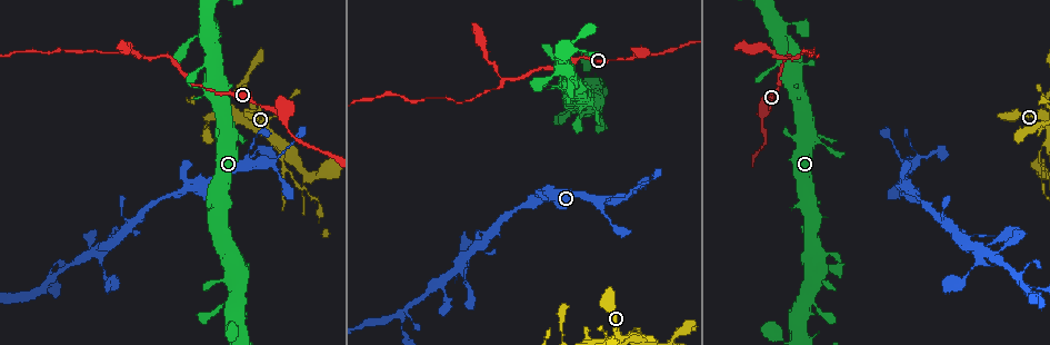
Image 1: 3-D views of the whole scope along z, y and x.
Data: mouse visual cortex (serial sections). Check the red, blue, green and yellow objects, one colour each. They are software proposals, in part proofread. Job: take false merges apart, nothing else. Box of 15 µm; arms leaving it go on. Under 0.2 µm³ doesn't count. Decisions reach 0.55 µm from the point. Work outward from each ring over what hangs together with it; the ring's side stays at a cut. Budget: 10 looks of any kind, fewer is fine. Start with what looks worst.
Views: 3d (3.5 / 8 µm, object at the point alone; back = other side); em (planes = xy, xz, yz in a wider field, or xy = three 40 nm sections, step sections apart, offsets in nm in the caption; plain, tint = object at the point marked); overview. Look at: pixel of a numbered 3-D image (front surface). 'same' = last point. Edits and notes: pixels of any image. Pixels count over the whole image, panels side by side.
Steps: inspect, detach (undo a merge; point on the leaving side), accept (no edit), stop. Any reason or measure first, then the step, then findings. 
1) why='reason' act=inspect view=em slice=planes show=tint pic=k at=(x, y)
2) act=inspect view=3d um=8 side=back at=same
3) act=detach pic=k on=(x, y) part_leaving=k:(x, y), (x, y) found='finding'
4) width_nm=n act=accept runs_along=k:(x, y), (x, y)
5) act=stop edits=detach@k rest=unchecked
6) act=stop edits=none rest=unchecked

why='sharp bend' act=inspect view=3d um=3.5 pic=1 at=(102, 248)

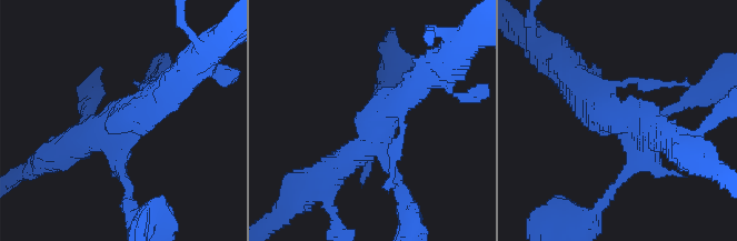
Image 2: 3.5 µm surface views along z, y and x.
act=inspect view=em slice=xy step=3 show=tint pic=2 at=(639, 120)

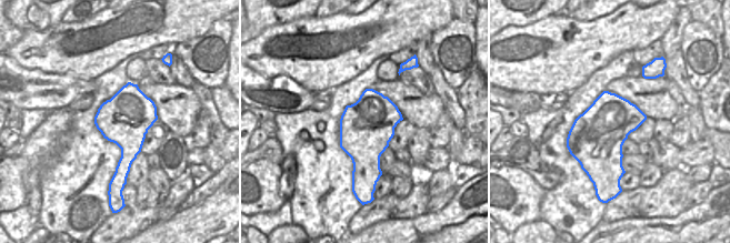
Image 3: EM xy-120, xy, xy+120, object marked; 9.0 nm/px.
act=accept runs_along=2:(410, 90), (315, 184) found='continuous, no second cell'

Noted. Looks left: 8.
why='two arms in line, one across' act=inspect view=3d um=8 pic=1 at=(276, 147)

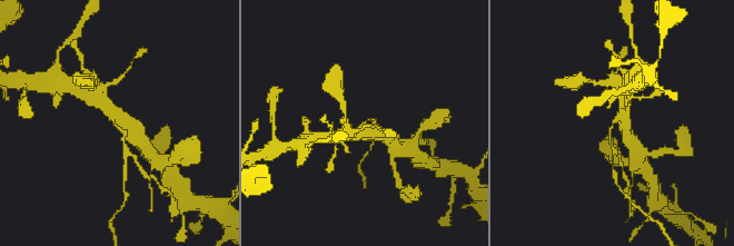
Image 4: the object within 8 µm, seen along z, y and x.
arms=3 arm_widths_nm=150,350,400 why='need the tissue' act=inspect view=em slice=xy step=3 show=tint pic=4 at=(114, 126)

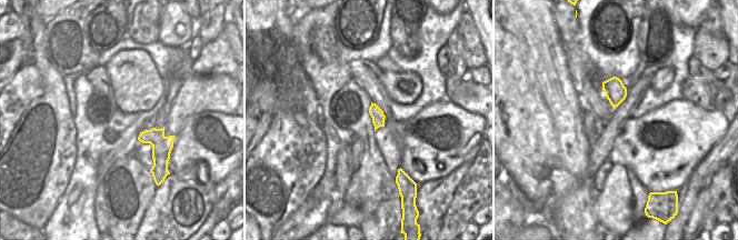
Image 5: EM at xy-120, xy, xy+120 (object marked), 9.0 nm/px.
width_nm=120 act=detach pic=4 on=(126, 150) part_leaving=4:(113, 120), (135, 159) found='a second cell is stuck on'

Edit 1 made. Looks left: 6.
why='a fork' act=inspect view=3d um=3.5 pic=1 at=(150, 58)

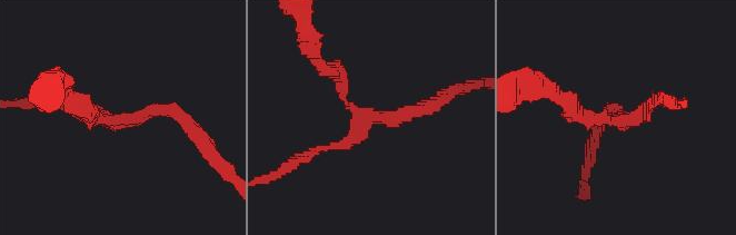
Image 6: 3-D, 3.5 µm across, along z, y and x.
act=inspect view=em slice=xy step=1 show=tint pic=6 at=(116, 120)

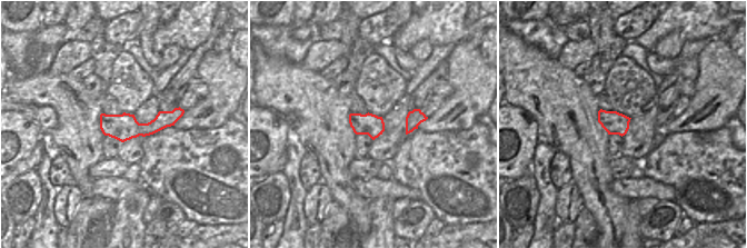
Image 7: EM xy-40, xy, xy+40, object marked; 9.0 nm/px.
act=inspect view=em slice=xy step=5 show=tint at=same

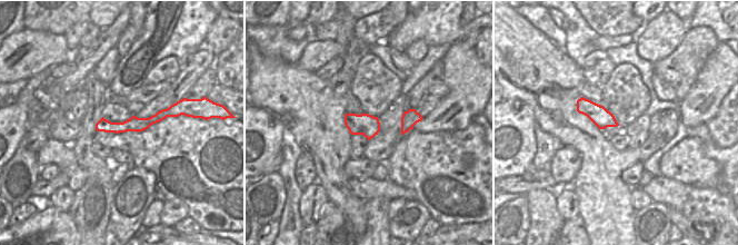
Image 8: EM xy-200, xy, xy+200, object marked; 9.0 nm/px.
arm_widths_nm=150,150,200 act=accept runs_along=8:(172, 111), (143, 124), (98, 126) found='all the same cell'

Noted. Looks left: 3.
why='two arms in line, one across' act=inspect view=3d um=8 pic=1 at=(397, 314)

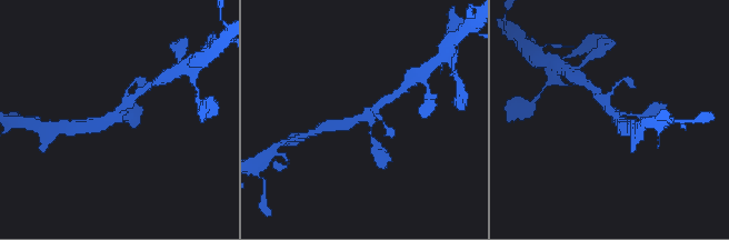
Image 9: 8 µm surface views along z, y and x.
arms=3 arm_widths_nm=150,300,400 why='shape alone is not enough' act=inspect view=em slice=xy step=3 show=tint pic=9 at=(117, 111)

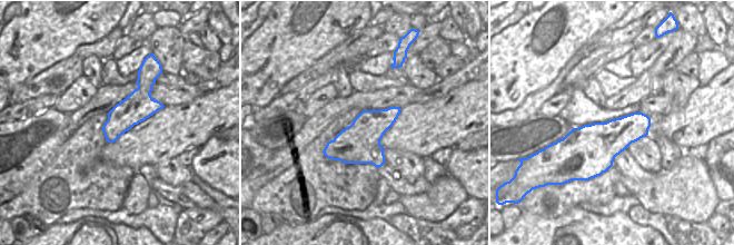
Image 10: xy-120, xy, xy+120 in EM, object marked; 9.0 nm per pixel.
act=accept runs_along=9:(139, 93), (112, 117), (90, 124) found='one cell here'

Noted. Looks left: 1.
act=stop edits=detach@4 rest=unchecked

